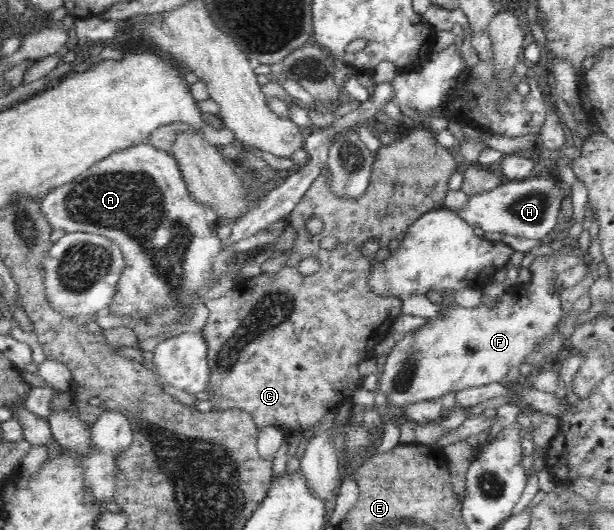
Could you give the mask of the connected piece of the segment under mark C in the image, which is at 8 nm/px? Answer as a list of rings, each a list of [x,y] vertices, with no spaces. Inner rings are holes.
[[[417,125],[417,126],[416,126],[416,127],[415,127],[415,128],[414,128],[414,127],[413,127],[413,128],[412,128],[412,127],[411,127],[411,128],[410,128],[410,130],[408,130],[408,131],[407,131],[407,132],[406,132],[406,133],[404,133],[404,134],[403,134],[403,135],[402,135],[402,136],[399,136],[399,138],[398,138],[398,139],[397,139],[397,141],[396,141],[396,142],[395,142],[395,143],[394,143],[394,144],[393,144],[393,145],[389,145],[389,147],[386,147],[386,146],[381,146],[381,147],[380,147],[380,148],[379,148],[379,149],[378,149],[378,151],[377,151],[377,154],[376,154],[376,156],[374,156],[374,163],[373,163],[373,166],[372,166],[372,175],[371,175],[371,178],[370,178],[370,183],[369,183],[369,186],[368,186],[368,187],[367,187],[367,190],[365,190],[365,191],[363,191],[363,193],[361,193],[361,194],[362,194],[362,195],[361,195],[361,196],[360,196],[360,197],[359,197],[359,198],[341,198],[341,197],[339,197],[339,196],[337,196],[337,194],[336,194],[336,193],[335,193],[335,192],[334,192],[334,191],[333,191],[333,190],[331,190],[331,187],[333,187],[333,186],[331,186],[331,170],[329,170],[329,168],[327,168],[327,167],[325,167],[325,168],[324,168],[324,169],[323,169],[323,170],[322,170],[322,173],[321,173],[321,174],[320,174],[320,175],[319,175],[319,176],[318,176],[318,177],[317,177],[317,179],[315,179],[315,181],[313,181],[313,184],[312,184],[312,185],[311,185],[311,188],[310,188],[310,189],[309,189],[309,190],[307,190],[307,191],[306,191],[306,192],[305,192],[305,196],[304,196],[304,197],[303,197],[303,198],[302,198],[302,199],[301,199],[301,202],[300,202],[300,203],[299,203],[299,204],[298,204],[298,205],[297,205],[297,206],[296,206],[296,207],[295,207],[295,210],[294,210],[294,211],[293,211],[293,212],[292,212],[292,214],[291,214],[291,217],[290,217],[290,221],[289,221],[289,224],[290,224],[290,225],[293,225],[293,227],[295,227],[295,229],[297,229],[297,237],[296,237],[296,240],[295,240],[295,242],[294,242],[294,245],[293,245],[293,247],[292,247],[292,254],[291,254],[291,256],[290,256],[290,258],[289,258],[289,259],[288,259],[288,261],[287,261],[287,262],[286,262],[286,264],[285,264],[285,267],[283,267],[283,269],[281,269],[281,271],[279,271],[279,273],[277,273],[277,275],[276,275],[276,276],[269,276],[269,275],[262,275],[262,274],[261,274],[261,275],[260,275],[260,276],[258,276],[258,277],[255,277],[255,278],[252,278],[252,279],[250,279],[250,278],[248,278],[248,279],[244,279],[244,280],[243,280],[243,281],[242,281],[242,282],[240,282],[240,283],[239,283],[239,284],[237,284],[237,285],[235,285],[235,288],[233,288],[233,289],[231,289],[231,290],[230,290],[230,291],[229,291],[229,292],[227,292],[227,293],[226,293],[226,294],[225,294],[225,296],[224,296],[224,297],[221,297],[221,298],[219,298],[219,299],[206,299],[206,301],[205,301],[205,303],[204,303],[204,304],[205,304],[205,305],[206,305],[206,307],[207,307],[207,308],[208,308],[208,309],[209,309],[209,316],[208,316],[208,320],[207,320],[207,321],[206,321],[206,325],[205,325],[205,327],[204,327],[204,329],[203,329],[203,330],[202,330],[202,334],[203,334],[203,337],[204,337],[204,338],[205,338],[205,339],[206,339],[206,342],[207,342],[207,345],[208,345],[208,354],[207,354],[207,359],[208,359],[208,362],[209,362],[209,367],[210,367],[210,380],[209,380],[209,385],[208,385],[208,389],[207,389],[207,390],[209,390],[209,391],[213,391],[213,393],[214,393],[214,395],[213,395],[213,397],[212,397],[212,400],[213,400],[213,401],[214,401],[214,405],[213,405],[213,410],[219,410],[219,411],[226,411],[226,410],[231,410],[231,409],[234,409],[234,408],[236,408],[236,409],[243,409],[243,410],[244,410],[244,411],[247,411],[247,412],[248,412],[248,413],[249,413],[249,414],[250,414],[250,415],[251,415],[251,416],[252,416],[252,417],[253,417],[253,420],[254,420],[254,422],[255,422],[255,423],[256,423],[256,424],[257,424],[257,427],[258,427],[258,429],[263,429],[263,427],[265,427],[265,425],[269,425],[269,423],[272,423],[272,424],[273,424],[273,425],[274,425],[274,426],[275,426],[275,427],[278,427],[278,428],[279,428],[279,429],[280,429],[280,430],[281,430],[281,431],[284,431],[284,432],[285,432],[285,431],[286,431],[286,430],[288,430],[288,429],[297,429],[297,430],[299,430],[299,431],[301,431],[301,432],[302,432],[302,433],[303,433],[303,432],[305,432],[305,431],[306,431],[306,430],[308,430],[308,429],[311,429],[311,428],[313,428],[313,427],[314,427],[314,426],[315,426],[315,425],[316,425],[316,424],[317,424],[317,423],[318,423],[318,422],[319,422],[319,421],[320,421],[320,420],[322,420],[322,419],[323,419],[323,417],[324,417],[324,416],[325,416],[325,415],[327,415],[327,413],[328,413],[328,412],[331,412],[331,411],[332,411],[332,410],[336,410],[336,408],[337,408],[337,407],[338,407],[338,406],[340,406],[340,405],[341,405],[341,404],[342,404],[342,403],[349,403],[349,402],[351,402],[351,401],[352,401],[352,395],[353,395],[353,393],[355,393],[355,391],[357,391],[357,389],[359,389],[359,388],[361,388],[361,387],[362,387],[362,380],[361,380],[361,375],[360,375],[360,374],[359,374],[359,371],[358,371],[358,370],[357,370],[357,369],[359,369],[359,363],[361,363],[361,361],[363,361],[363,360],[368,360],[368,359],[372,359],[372,358],[375,358],[375,357],[377,357],[377,356],[376,356],[376,354],[375,354],[375,352],[374,352],[374,349],[375,349],[375,345],[377,345],[377,343],[379,343],[379,341],[383,341],[383,339],[385,339],[385,336],[386,336],[386,335],[388,335],[388,333],[389,333],[389,331],[390,331],[390,328],[391,328],[391,327],[392,327],[392,325],[393,325],[393,323],[395,323],[395,321],[396,321],[396,319],[397,319],[397,317],[399,317],[399,311],[401,311],[401,305],[402,305],[402,301],[401,301],[401,300],[399,300],[399,298],[388,298],[388,297],[385,297],[385,296],[379,296],[379,294],[375,294],[375,292],[373,292],[373,291],[370,291],[370,288],[369,288],[369,287],[368,287],[368,280],[369,280],[369,275],[370,275],[370,274],[371,274],[371,273],[372,273],[372,270],[371,270],[371,261],[372,261],[372,260],[373,260],[373,259],[375,259],[375,261],[376,261],[376,262],[377,262],[377,263],[379,263],[379,264],[381,264],[381,263],[382,263],[382,262],[383,262],[383,261],[385,261],[385,259],[387,259],[387,257],[389,257],[389,250],[388,250],[388,248],[387,248],[387,244],[388,244],[388,240],[389,240],[389,239],[390,239],[390,238],[391,238],[391,237],[397,237],[397,235],[399,235],[399,233],[403,233],[403,231],[407,231],[407,228],[408,228],[408,227],[409,227],[409,226],[410,226],[410,225],[411,225],[411,224],[413,224],[413,223],[414,223],[414,222],[415,222],[415,221],[416,221],[416,220],[417,220],[417,219],[419,219],[419,217],[421,217],[421,215],[424,215],[424,214],[425,214],[425,213],[428,213],[428,212],[429,212],[429,211],[437,211],[437,210],[439,210],[439,209],[443,209],[443,208],[444,208],[444,200],[445,200],[445,197],[446,197],[446,195],[447,195],[447,194],[446,194],[446,193],[447,193],[447,192],[448,192],[448,191],[449,191],[449,185],[448,185],[448,184],[449,184],[449,181],[450,181],[450,179],[451,179],[451,177],[452,177],[452,175],[453,175],[453,174],[455,174],[455,173],[456,173],[456,172],[457,172],[457,171],[458,171],[458,167],[459,167],[459,162],[458,162],[458,161],[456,161],[456,160],[455,160],[455,157],[454,157],[454,156],[453,156],[453,155],[452,155],[452,154],[451,154],[451,153],[450,153],[450,151],[449,151],[449,148],[445,148],[445,147],[442,147],[442,146],[441,146],[441,145],[440,145],[440,144],[439,144],[439,143],[438,143],[438,141],[437,141],[437,139],[436,139],[436,136],[437,136],[437,135],[436,135],[436,134],[437,134],[437,128],[436,128],[436,127],[433,127],[433,126],[429,126],[429,125],[423,125],[423,126],[419,126],[419,125]],[[309,219],[321,219],[321,220],[322,220],[322,221],[323,221],[323,229],[321,229],[321,233],[315,233],[315,235],[311,235],[311,234],[310,234],[310,233],[309,233],[309,230],[308,230],[308,227],[307,227],[307,224],[308,224],[308,223],[309,223]],[[370,239],[374,239],[374,240],[376,240],[376,241],[377,241],[377,242],[378,242],[378,249],[377,249],[377,251],[376,251],[376,253],[375,253],[375,255],[374,255],[374,257],[373,257],[373,259],[371,259],[371,257],[369,257],[369,256],[366,256],[366,255],[365,255],[365,254],[363,254],[363,252],[361,252],[361,250],[362,250],[362,249],[363,249],[363,245],[365,245],[365,243],[367,243],[367,241],[369,241],[369,240],[370,240]],[[311,255],[314,255],[314,257],[318,257],[318,258],[319,258],[319,261],[320,261],[320,264],[321,264],[321,269],[319,269],[319,271],[317,271],[317,273],[315,273],[315,275],[309,275],[309,277],[306,277],[306,276],[305,276],[305,275],[302,275],[302,274],[301,274],[301,273],[300,273],[300,272],[299,272],[299,269],[298,269],[298,265],[299,265],[299,261],[301,261],[301,259],[305,259],[305,257],[311,257]]]

